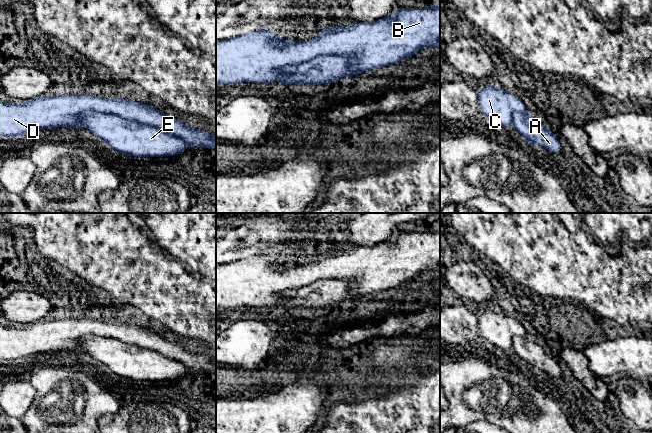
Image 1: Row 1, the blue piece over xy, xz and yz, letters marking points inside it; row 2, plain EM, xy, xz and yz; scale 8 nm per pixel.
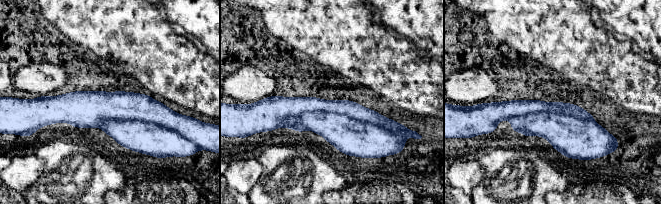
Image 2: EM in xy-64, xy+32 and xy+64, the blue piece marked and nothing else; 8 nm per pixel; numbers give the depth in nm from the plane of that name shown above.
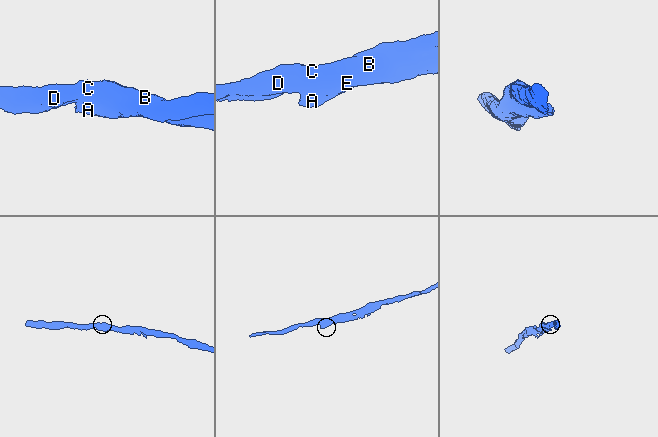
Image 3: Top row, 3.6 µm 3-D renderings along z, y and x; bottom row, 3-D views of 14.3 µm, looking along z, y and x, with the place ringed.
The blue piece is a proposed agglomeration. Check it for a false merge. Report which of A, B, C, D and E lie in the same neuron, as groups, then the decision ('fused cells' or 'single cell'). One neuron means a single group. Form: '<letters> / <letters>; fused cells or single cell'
A E / B C D; fused cells

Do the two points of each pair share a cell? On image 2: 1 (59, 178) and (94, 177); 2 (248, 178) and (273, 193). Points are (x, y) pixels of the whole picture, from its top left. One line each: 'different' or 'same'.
1: same
2: different

